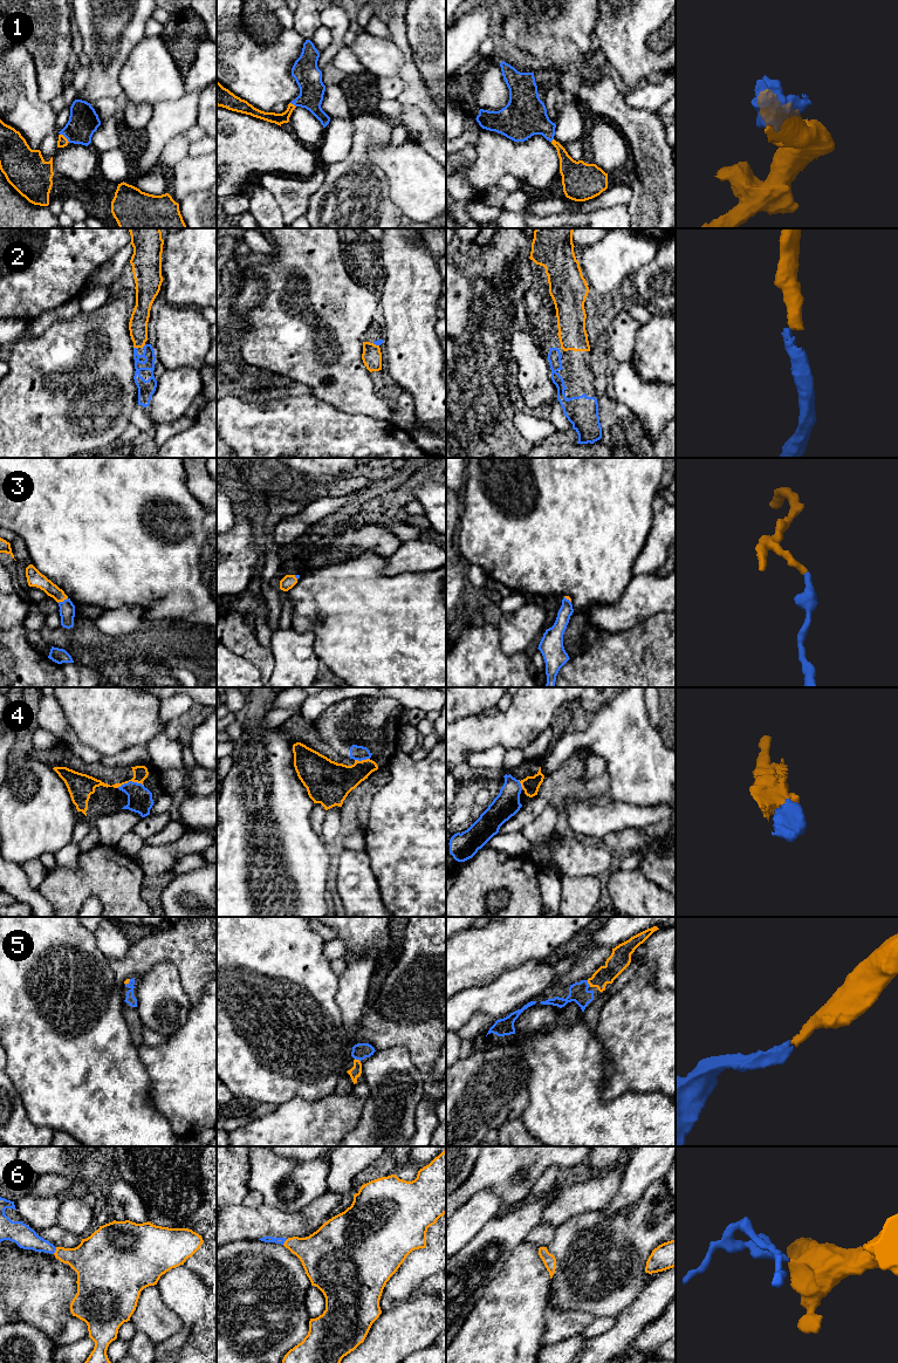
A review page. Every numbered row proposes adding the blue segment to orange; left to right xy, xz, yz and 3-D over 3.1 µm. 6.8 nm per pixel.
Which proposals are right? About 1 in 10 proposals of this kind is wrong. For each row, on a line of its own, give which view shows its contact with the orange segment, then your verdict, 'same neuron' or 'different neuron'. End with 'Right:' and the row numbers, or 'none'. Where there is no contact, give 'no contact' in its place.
1: contact in xy; same neuron
2: contact in xy; same neuron
3: contact in xy; same neuron
4: contact in xy; same neuron
5: contact in yz; same neuron
6: contact in xy; same neuron
Right: 1, 2, 3, 4, 5, 6

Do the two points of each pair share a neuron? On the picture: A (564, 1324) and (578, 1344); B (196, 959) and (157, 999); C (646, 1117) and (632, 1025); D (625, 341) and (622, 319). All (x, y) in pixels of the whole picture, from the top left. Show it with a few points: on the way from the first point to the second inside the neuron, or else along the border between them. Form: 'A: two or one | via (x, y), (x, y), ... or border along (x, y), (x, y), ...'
A: two | border along (578, 1334), (553, 1343), (546, 1343)
B: two | border along (155, 964), (171, 963), (176, 967), (190, 1001)
C: two | border along (663, 1094), (625, 1091), (616, 1097)
D: one | via (622, 335), (622, 324)

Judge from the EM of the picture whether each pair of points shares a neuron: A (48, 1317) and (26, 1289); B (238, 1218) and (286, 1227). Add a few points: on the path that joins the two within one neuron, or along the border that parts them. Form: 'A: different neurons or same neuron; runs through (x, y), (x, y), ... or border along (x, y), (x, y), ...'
A: same neuron; runs through (47, 1310), (33, 1296)
B: same neuron; runs through (249, 1223), (274, 1223)

